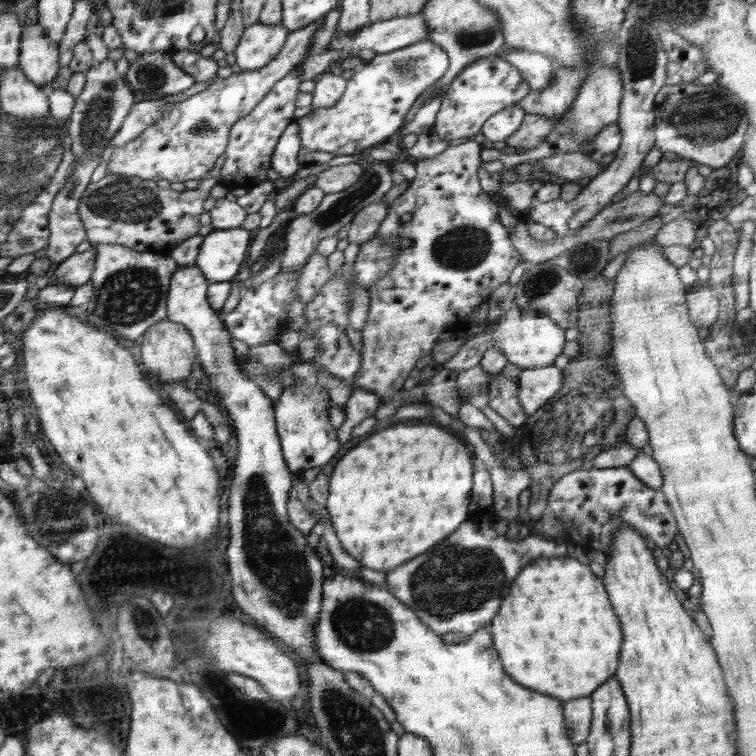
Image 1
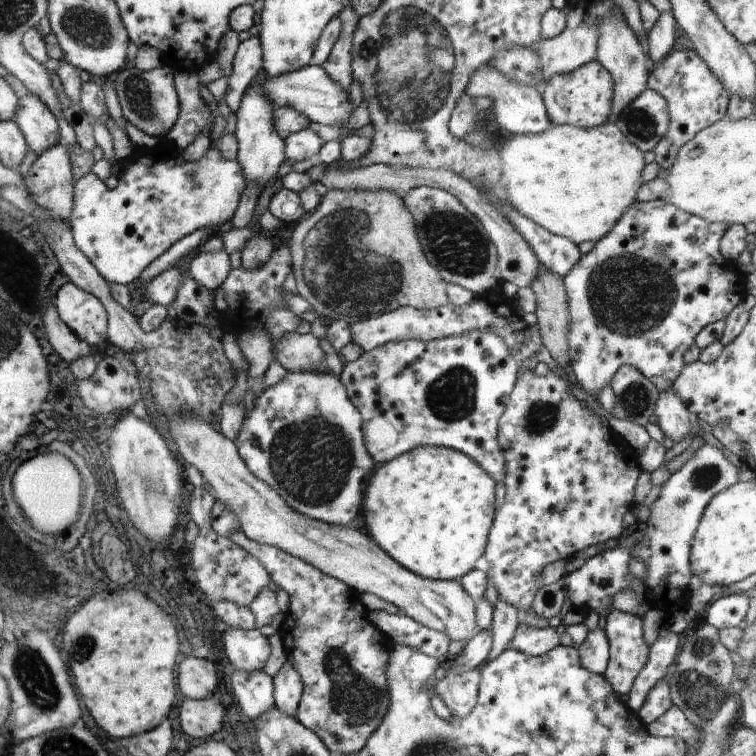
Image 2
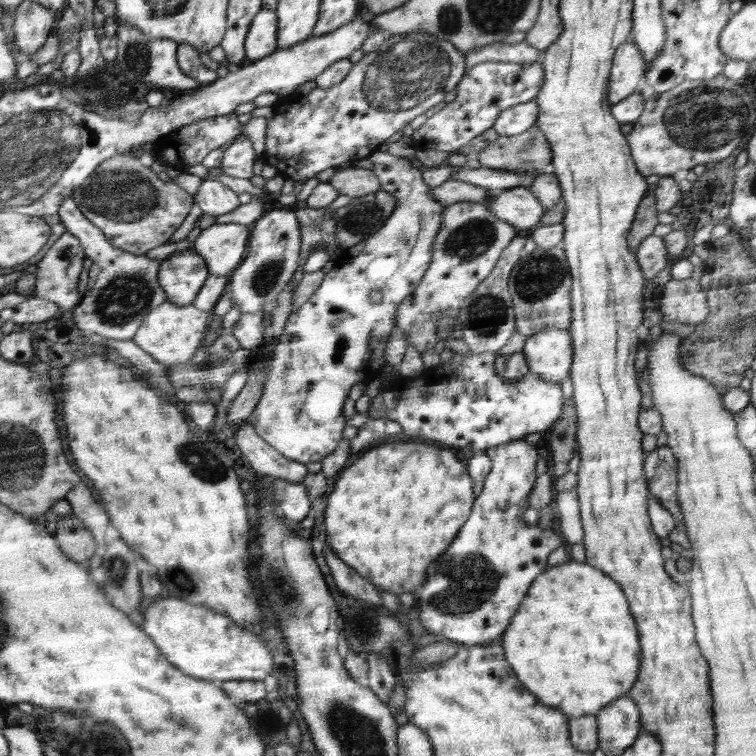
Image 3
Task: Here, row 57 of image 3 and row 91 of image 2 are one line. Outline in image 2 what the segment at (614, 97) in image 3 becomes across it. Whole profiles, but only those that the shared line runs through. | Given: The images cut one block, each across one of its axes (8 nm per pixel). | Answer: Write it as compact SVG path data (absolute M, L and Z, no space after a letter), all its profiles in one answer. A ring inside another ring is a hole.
M608 16L606 22L602 23L597 46L597 61L609 69L616 85L616 94L613 96L613 115L609 119L609 122L614 122L615 118L646 90L651 73L648 57L644 54L638 38L625 18Z

